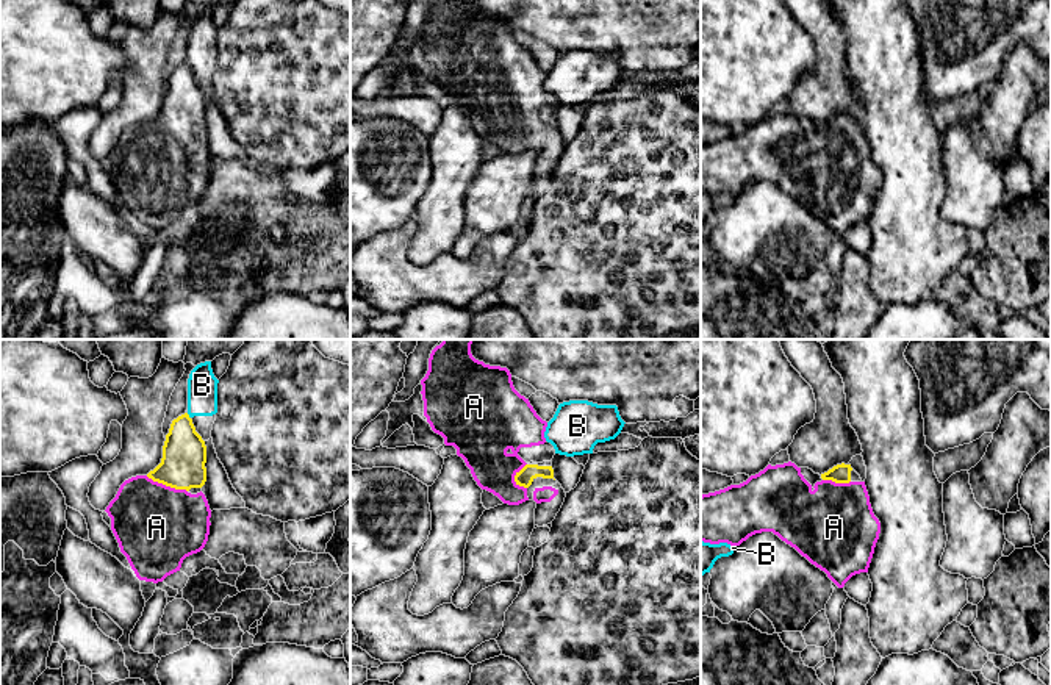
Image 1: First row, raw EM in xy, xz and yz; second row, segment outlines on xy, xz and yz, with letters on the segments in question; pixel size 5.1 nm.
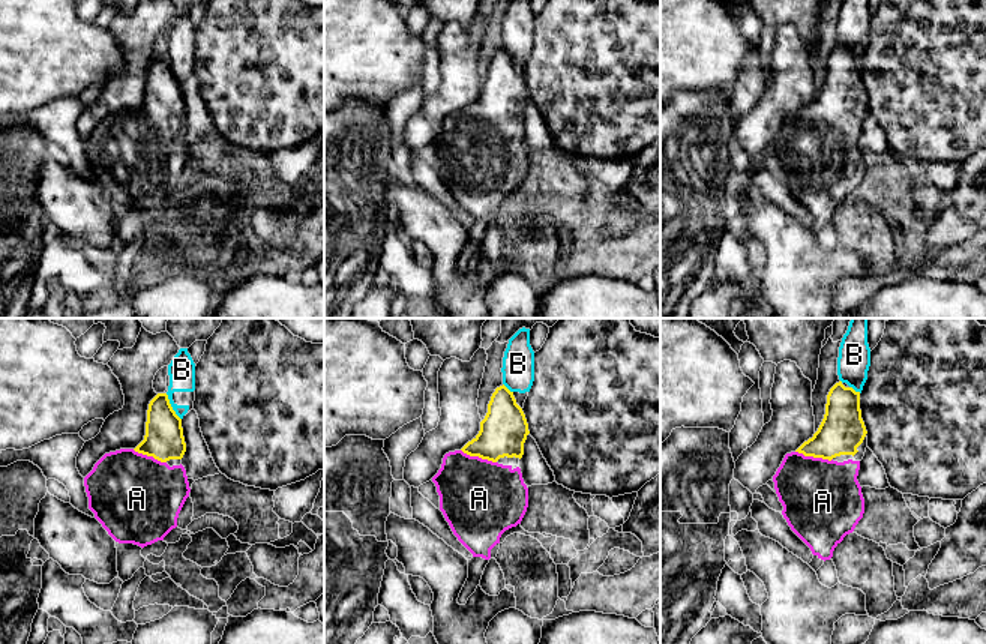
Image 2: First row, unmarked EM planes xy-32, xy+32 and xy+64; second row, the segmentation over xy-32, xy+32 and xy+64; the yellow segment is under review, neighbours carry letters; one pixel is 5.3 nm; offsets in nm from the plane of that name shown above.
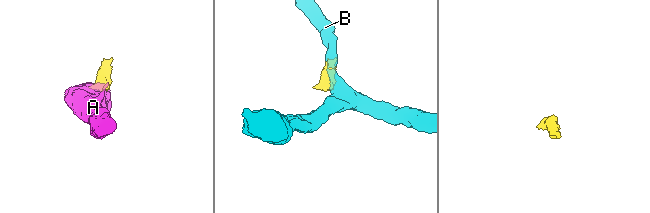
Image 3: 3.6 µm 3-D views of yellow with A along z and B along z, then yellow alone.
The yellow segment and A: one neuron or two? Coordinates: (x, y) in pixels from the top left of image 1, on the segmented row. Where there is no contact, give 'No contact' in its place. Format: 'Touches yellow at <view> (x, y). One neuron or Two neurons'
Touches yellow at xy (166, 485). One neuron

